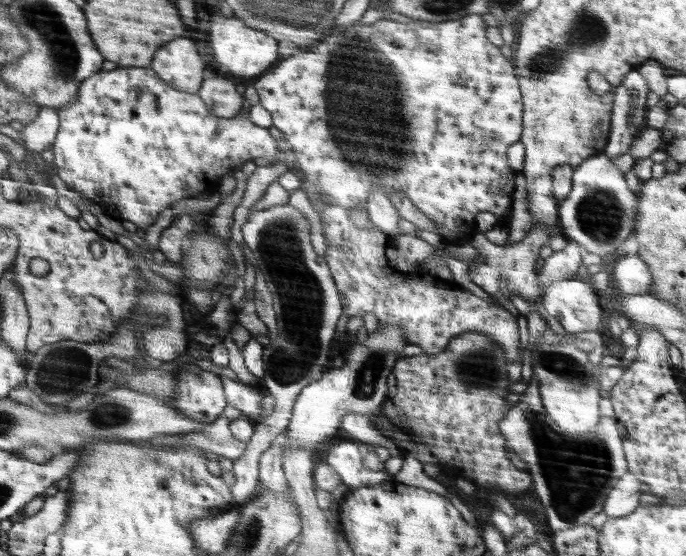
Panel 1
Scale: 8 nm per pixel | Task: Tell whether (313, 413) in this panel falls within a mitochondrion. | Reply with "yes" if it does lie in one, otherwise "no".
no

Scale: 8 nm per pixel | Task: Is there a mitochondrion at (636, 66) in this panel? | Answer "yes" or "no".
no

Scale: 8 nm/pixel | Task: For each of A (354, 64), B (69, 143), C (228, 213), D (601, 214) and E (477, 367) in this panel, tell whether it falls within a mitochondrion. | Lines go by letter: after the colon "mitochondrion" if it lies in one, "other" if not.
A: mitochondrion
B: other
C: other
D: mitochondrion
E: mitochondrion

